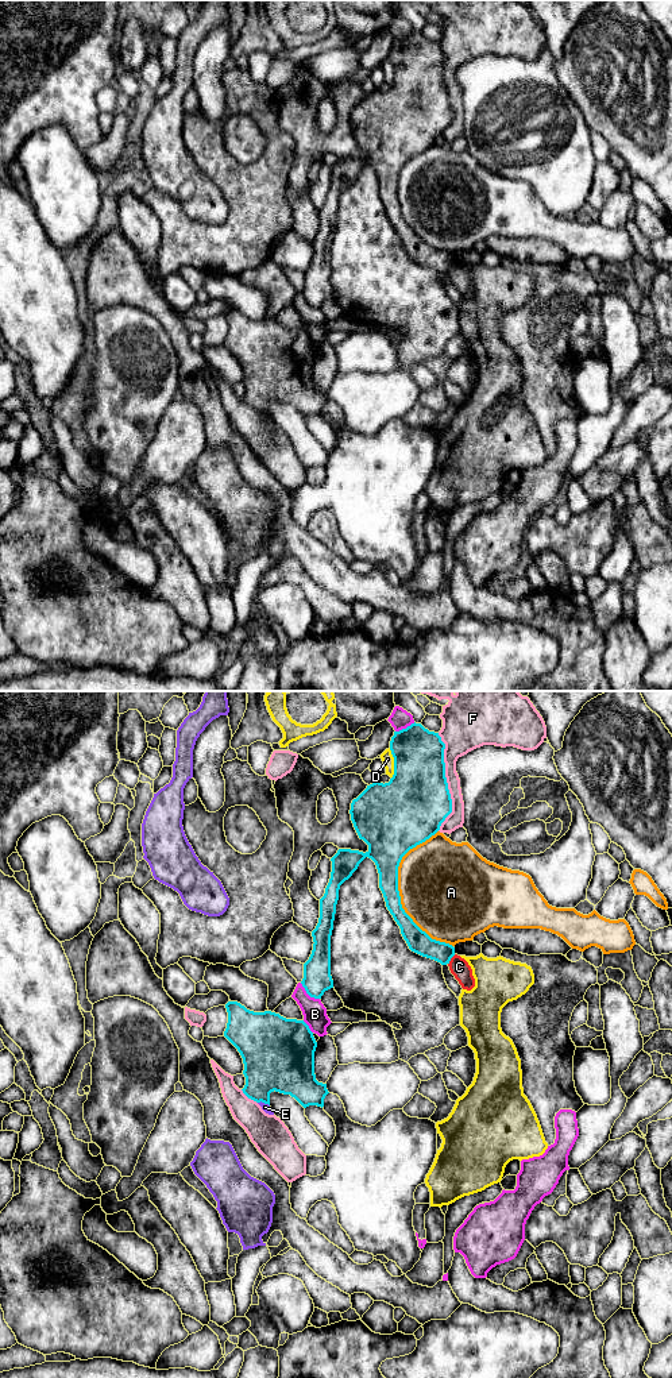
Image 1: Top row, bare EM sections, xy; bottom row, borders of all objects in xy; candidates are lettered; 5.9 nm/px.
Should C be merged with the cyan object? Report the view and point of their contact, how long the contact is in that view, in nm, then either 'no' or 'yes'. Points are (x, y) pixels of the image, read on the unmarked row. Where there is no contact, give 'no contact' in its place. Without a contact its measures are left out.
meets cyan in xy at (450, 269); contact 80 nm long; no

